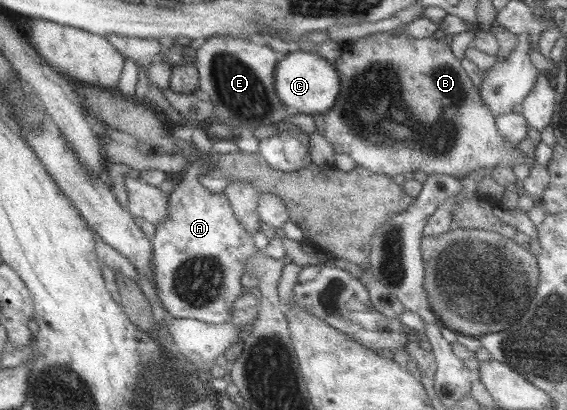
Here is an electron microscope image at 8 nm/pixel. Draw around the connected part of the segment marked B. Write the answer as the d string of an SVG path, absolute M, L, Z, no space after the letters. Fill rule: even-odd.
M401 25L392 31L373 33L364 38L359 38L355 42L349 42L345 48L349 52L341 51L340 57L335 60L334 67L338 70L340 83L342 84L341 92L339 92L335 104L325 113L312 115L316 132L322 134L335 149L335 152L343 152L348 154L359 166L363 166L376 173L389 175L394 177L397 174L405 174L406 172L414 172L422 170L427 175L435 173L445 173L451 176L461 178L468 172L477 170L481 167L495 168L497 165L509 164L511 166L517 164L528 164L533 167L535 163L535 154L532 156L523 156L518 146L512 146L510 142L503 140L498 133L496 125L496 117L491 114L490 108L484 103L478 92L474 82L469 78L467 72L462 67L462 61L457 59L445 40L435 40L433 37L413 38L407 30L407 25Z

